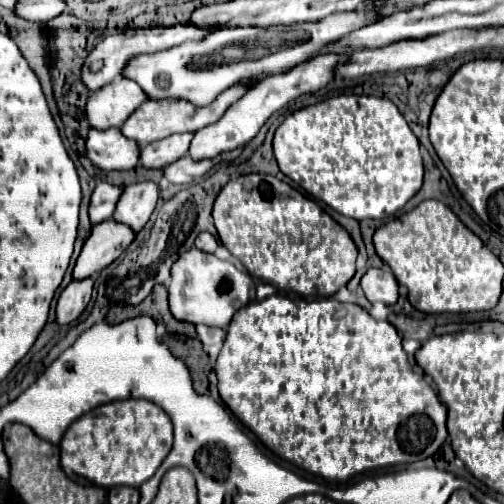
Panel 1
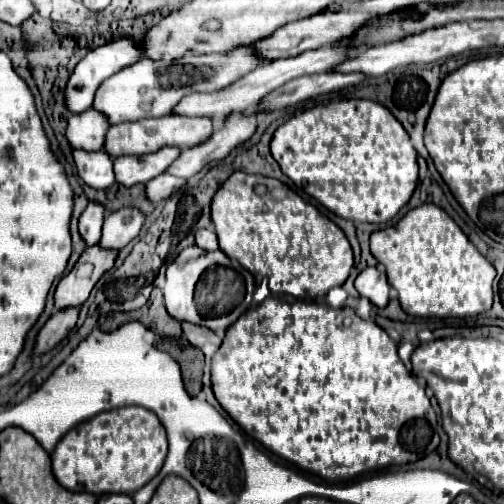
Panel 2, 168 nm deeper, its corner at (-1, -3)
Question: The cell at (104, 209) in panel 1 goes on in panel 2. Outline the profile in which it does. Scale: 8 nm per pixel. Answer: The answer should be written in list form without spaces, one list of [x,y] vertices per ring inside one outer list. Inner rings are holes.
[[[90,202],[86,206],[86,210],[80,214],[80,218],[78,218],[78,232],[80,232],[80,236],[82,236],[86,246],[98,244],[100,232],[102,232],[104,214],[106,214],[106,210],[98,202]]]

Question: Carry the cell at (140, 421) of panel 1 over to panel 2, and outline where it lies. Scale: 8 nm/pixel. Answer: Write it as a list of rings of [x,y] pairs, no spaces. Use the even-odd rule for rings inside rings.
[[[140,406],[102,412],[72,428],[50,454],[52,474],[60,486],[90,494],[132,494],[148,484],[162,468],[168,452],[166,432],[158,416]]]

